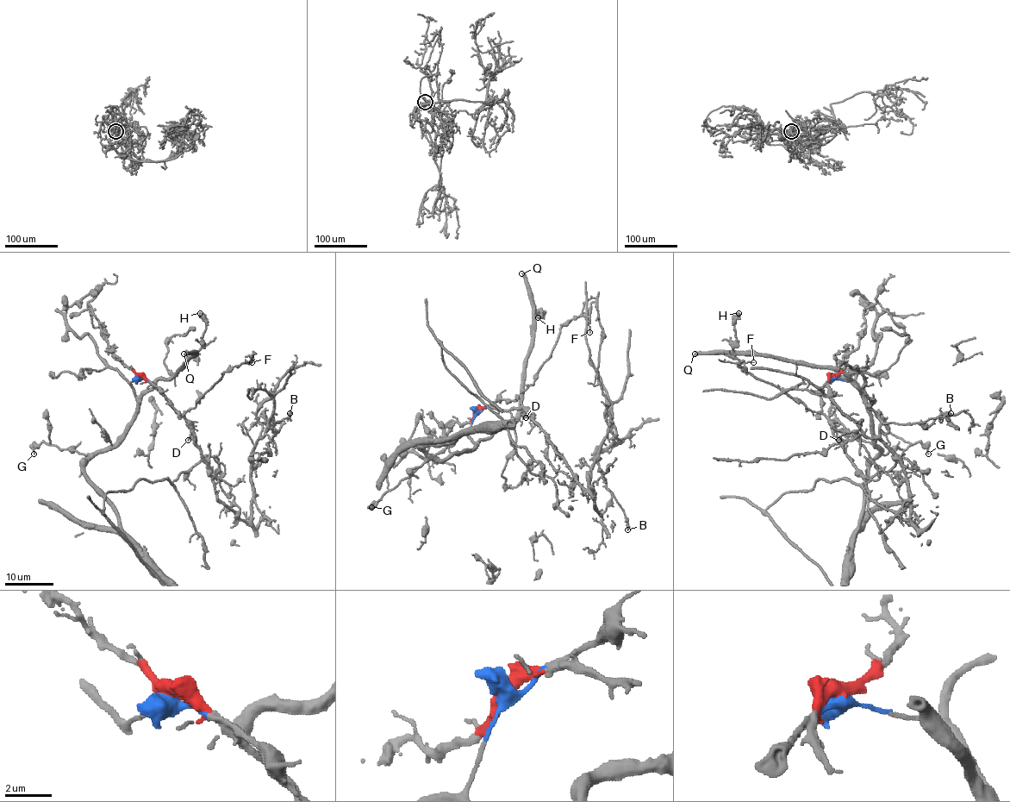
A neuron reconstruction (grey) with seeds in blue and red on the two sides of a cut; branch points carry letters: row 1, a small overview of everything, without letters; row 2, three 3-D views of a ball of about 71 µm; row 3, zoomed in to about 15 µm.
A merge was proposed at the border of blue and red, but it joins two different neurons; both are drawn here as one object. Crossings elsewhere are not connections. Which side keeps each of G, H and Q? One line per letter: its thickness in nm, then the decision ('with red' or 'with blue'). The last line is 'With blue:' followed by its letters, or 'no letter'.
G: calibre 130 nm; with blue
H: calibre 600 nm; with blue
Q: calibre 440 nm; with blue
With blue: G, H, Q

